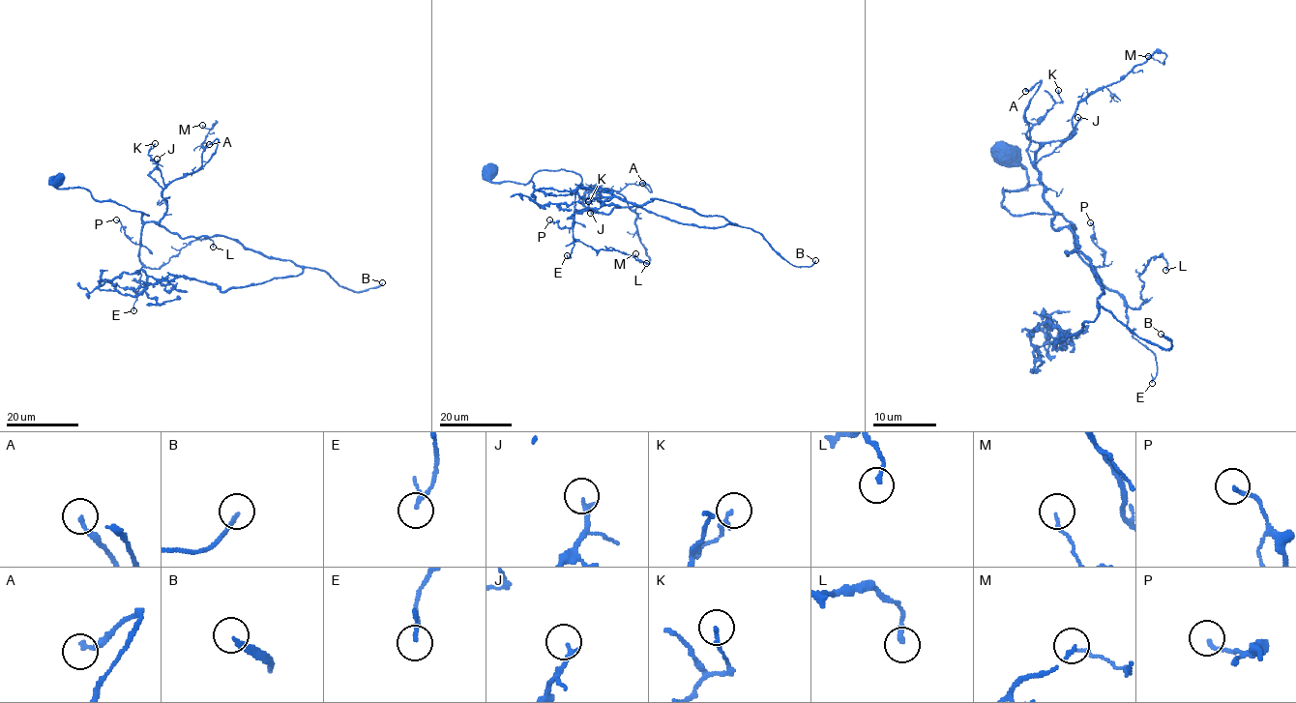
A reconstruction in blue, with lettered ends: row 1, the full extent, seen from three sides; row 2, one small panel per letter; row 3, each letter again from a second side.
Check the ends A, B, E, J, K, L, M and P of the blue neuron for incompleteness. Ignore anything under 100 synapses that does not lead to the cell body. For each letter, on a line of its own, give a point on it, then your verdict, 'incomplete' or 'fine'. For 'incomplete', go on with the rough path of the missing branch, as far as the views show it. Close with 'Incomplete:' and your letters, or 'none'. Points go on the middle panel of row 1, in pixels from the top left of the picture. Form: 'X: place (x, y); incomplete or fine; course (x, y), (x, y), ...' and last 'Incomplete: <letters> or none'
A: place (642, 183); fine
B: place (815, 260); incomplete
E: place (567, 255); fine
J: place (590, 213); fine
K: place (588, 201); fine
L: place (646, 263); fine
M: place (635, 253); fine
P: place (549, 219); fine
Incomplete: B

